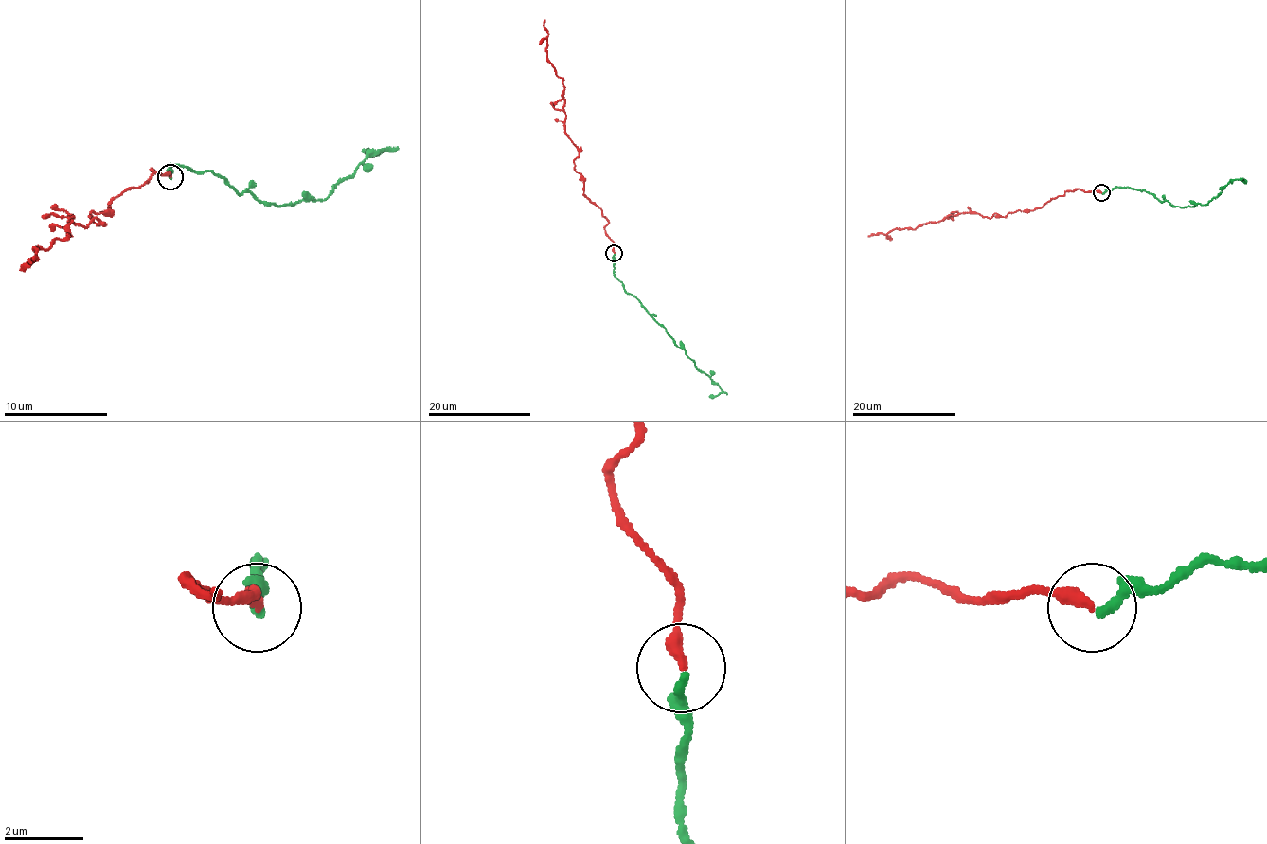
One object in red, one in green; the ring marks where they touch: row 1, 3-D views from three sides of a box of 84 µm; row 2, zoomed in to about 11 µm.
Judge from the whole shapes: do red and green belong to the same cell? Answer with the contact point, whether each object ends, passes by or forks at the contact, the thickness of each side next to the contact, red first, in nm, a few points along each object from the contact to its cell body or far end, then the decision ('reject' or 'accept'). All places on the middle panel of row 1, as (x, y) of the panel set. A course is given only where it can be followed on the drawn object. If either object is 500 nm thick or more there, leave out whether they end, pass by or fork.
(614, 253) | red ends | green ends | 320/240 nm | red via (614, 254), (608, 220), (575, 170), (579, 152), (564, 131), (563, 80), (547, 59), (544, 20) | green via (614, 254), (614, 274), (622, 287), (721, 389), (717, 395), (709, 397) | accept

